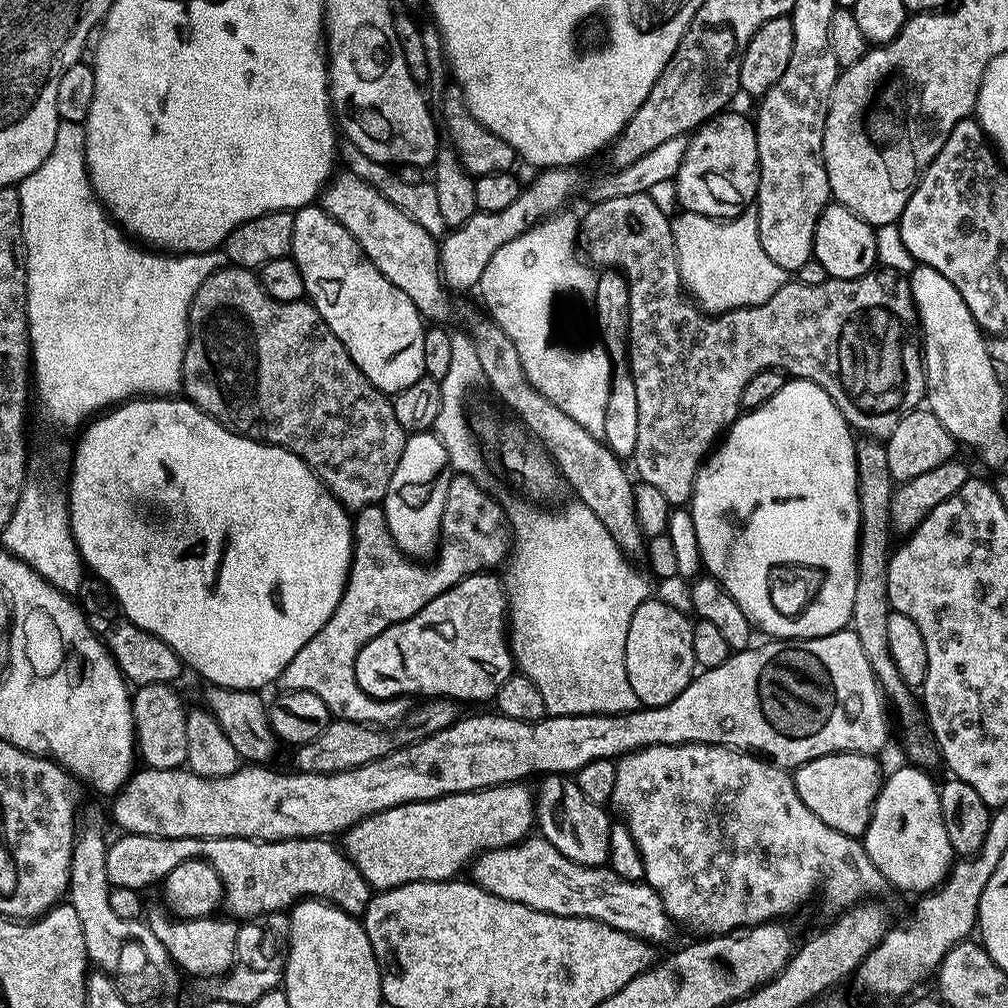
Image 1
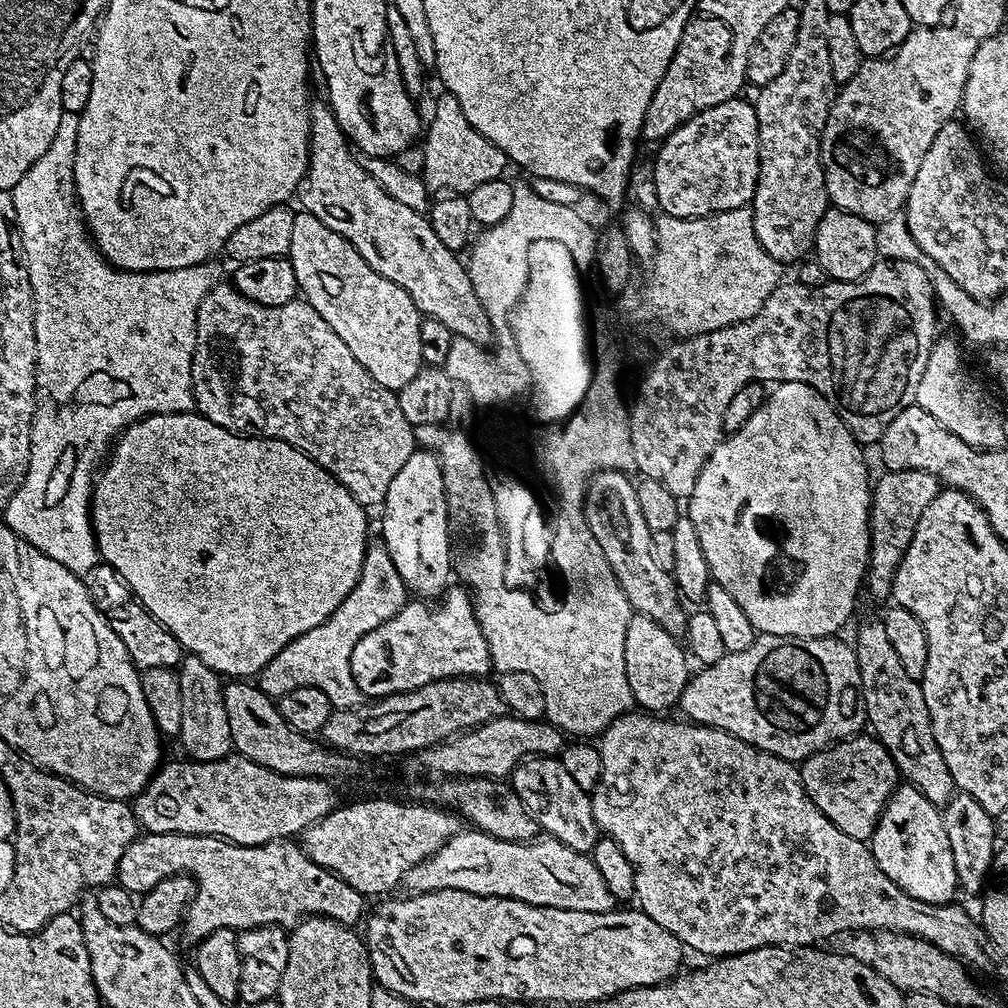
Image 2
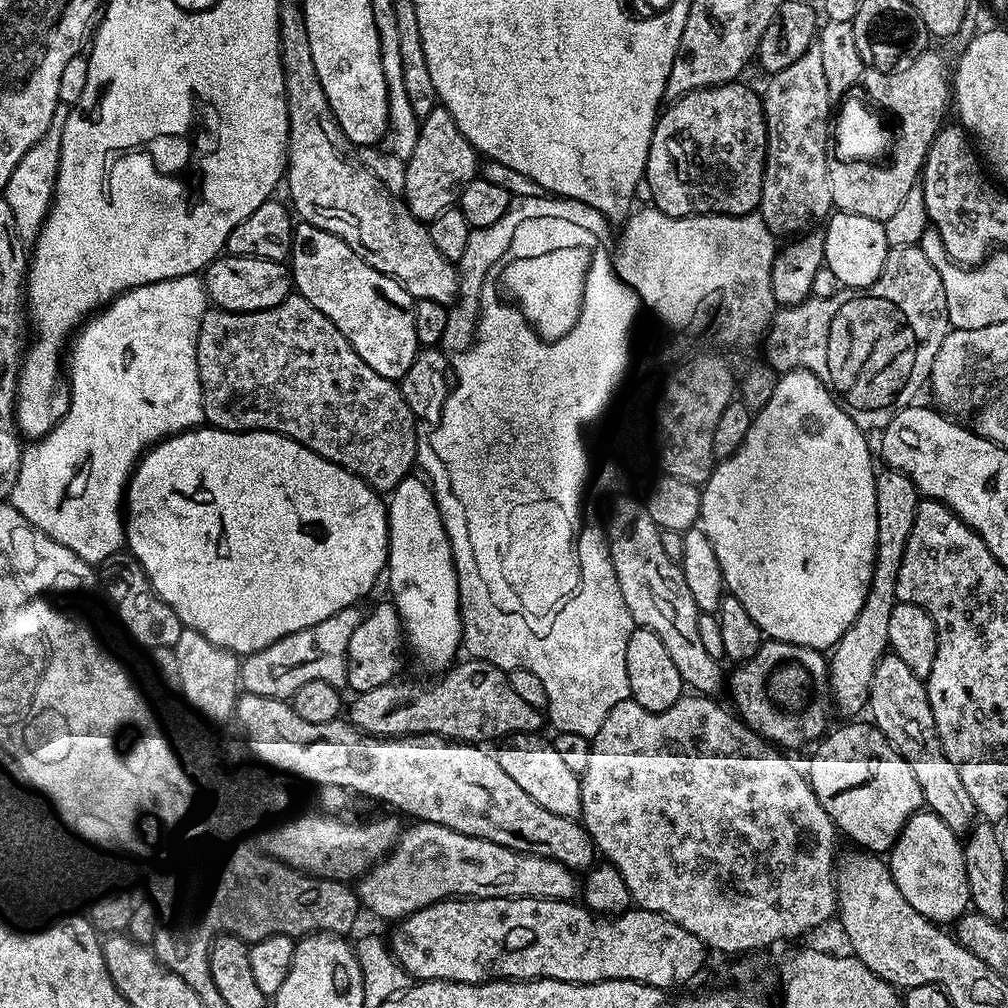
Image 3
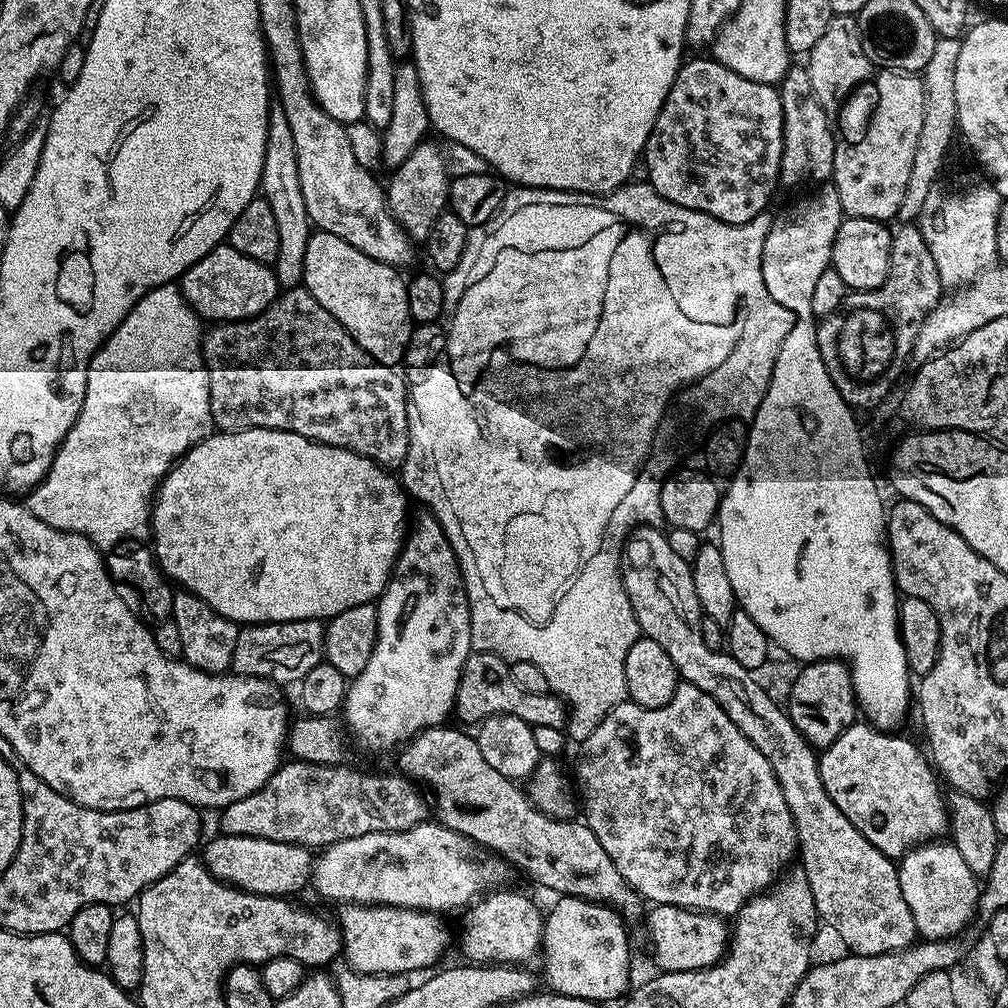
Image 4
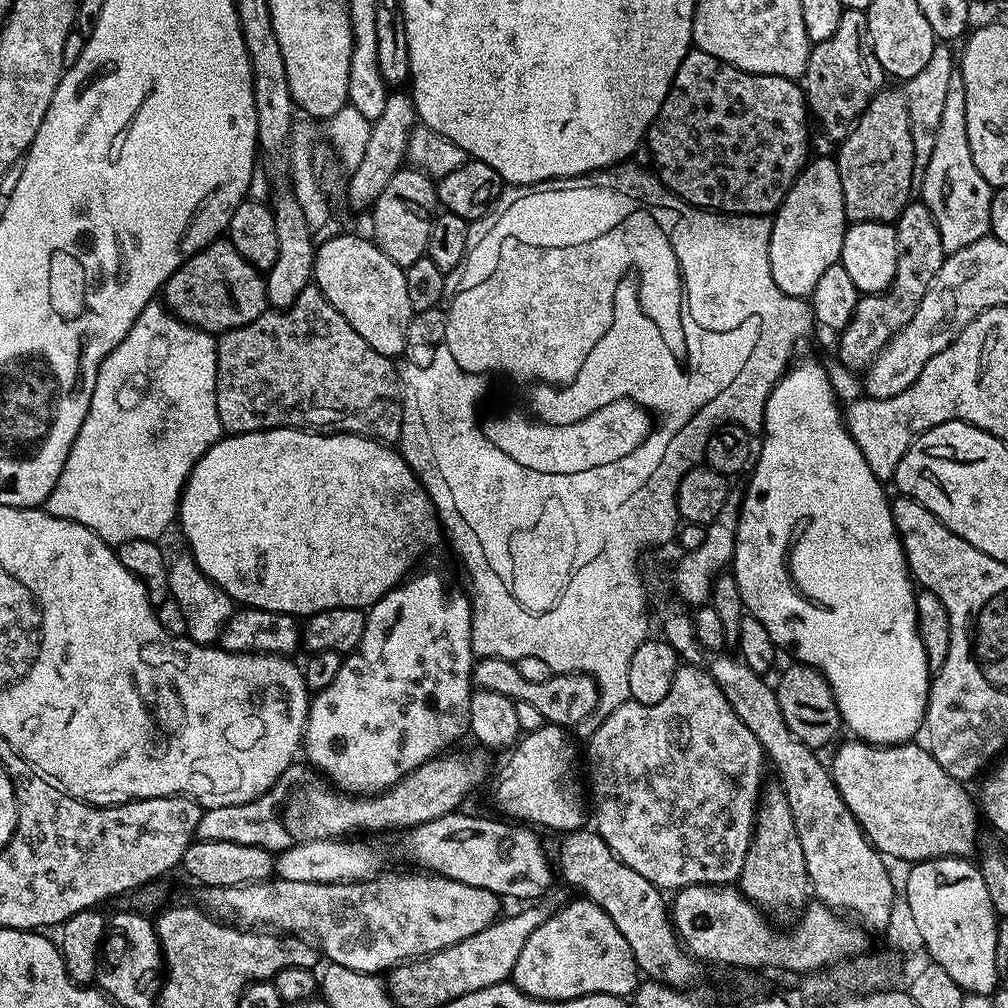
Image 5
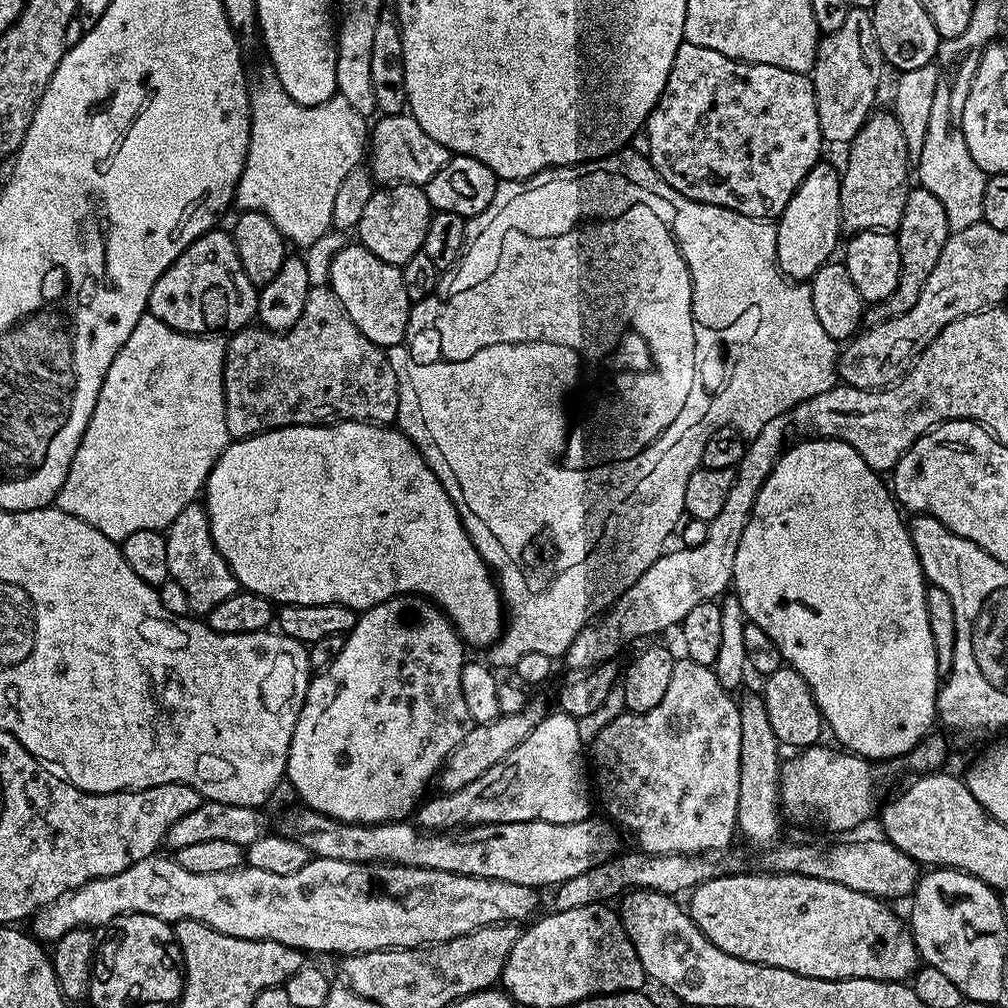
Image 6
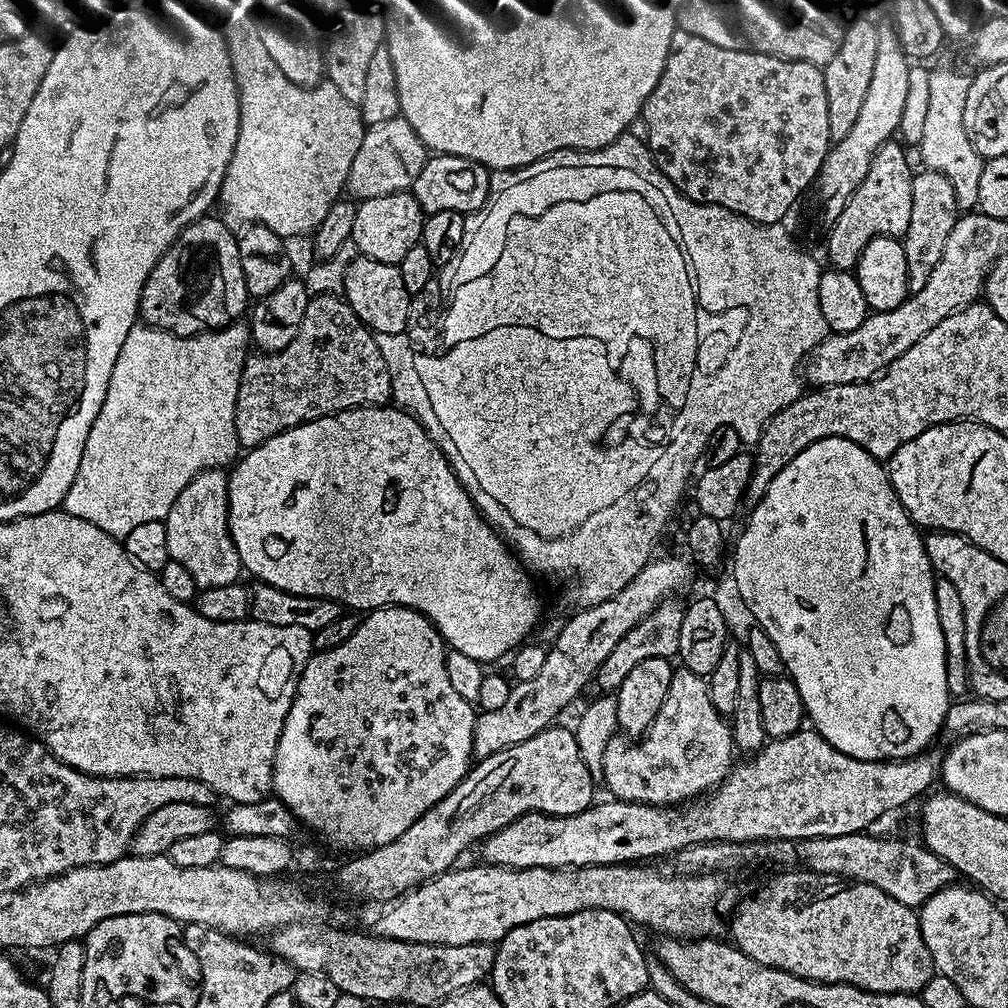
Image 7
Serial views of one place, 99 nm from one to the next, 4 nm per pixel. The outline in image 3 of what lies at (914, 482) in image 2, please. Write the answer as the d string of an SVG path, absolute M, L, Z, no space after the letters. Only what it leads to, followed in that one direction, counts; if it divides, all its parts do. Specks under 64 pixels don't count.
M885 467L876 474L876 509L878 510L878 538L876 539L876 561L872 567L872 585L868 587L868 593L862 604L862 610L858 612L858 618L842 634L842 638L834 645L828 660L828 686L835 711L840 711L844 718L856 718L868 707L868 695L874 678L874 670L878 662L889 651L888 635L890 634L890 614L898 603L896 591L898 590L898 570L902 566L904 547L910 538L910 530L914 526L914 514L916 506L922 497L917 492L914 482L906 474L902 474L897 468Z

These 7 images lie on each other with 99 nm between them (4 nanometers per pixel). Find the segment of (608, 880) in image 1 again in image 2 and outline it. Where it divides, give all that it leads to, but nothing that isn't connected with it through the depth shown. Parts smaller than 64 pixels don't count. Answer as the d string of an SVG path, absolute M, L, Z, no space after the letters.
M462 830L446 842L442 850L410 869L407 884L407 891L412 894L466 890L479 896L501 896L558 910L611 912L614 908L606 878L602 878L602 870L598 870L591 855L570 850L570 846L551 838L519 844L499 840L479 830Z

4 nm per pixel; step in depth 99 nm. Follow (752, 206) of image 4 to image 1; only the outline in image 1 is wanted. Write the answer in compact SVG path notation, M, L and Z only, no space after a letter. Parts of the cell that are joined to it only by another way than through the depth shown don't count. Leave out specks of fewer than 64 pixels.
M725 110L719 116L712 117L706 124L701 124L696 129L694 135L689 139L688 149L682 158L682 166L675 174L674 183L676 186L676 203L683 211L693 212L694 214L702 214L710 216L714 220L726 220L733 216L739 216L745 208L749 207L755 201L756 191L758 190L758 182L760 181L760 163L758 162L758 142L756 141L756 125L751 119L748 120L740 112L732 112L733 110Z

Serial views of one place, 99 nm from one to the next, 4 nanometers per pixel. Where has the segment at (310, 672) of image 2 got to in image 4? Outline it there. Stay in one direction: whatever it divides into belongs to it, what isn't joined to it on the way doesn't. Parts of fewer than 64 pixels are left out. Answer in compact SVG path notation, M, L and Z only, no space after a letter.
M288 620L284 624L244 626L237 631L234 646L234 668L239 675L270 678L273 685L280 685L281 676L295 685L299 677L310 674L326 656L325 625L318 620Z

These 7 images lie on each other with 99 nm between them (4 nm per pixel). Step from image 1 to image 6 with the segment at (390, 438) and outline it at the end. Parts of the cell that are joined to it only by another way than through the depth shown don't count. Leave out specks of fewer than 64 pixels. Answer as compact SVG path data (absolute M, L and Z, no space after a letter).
M313 287L308 292L306 310L302 310L302 318L298 318L298 322L294 322L290 330L271 332L269 328L263 326L249 326L241 328L239 332L231 333L224 353L224 401L226 402L226 430L233 441L245 440L279 428L289 428L299 424L334 424L338 420L367 420L373 424L388 426L395 421L398 414L400 383L394 374L391 362L387 360L385 349L379 344L370 342L370 338L366 338L366 334L362 334L362 330L354 326L350 314L346 314L342 302L332 293L331 287Z

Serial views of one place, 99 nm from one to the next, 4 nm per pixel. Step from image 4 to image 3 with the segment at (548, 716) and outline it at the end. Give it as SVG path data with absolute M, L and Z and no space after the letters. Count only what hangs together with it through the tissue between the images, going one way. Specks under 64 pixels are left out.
M468 658L465 664L457 663L445 671L440 679L429 688L393 682L359 693L347 709L347 719L368 736L442 736L446 740L478 745L488 742L484 740L499 741L517 734L536 734L541 731L540 727L545 727L545 713L523 701L508 685L500 668L488 660Z

